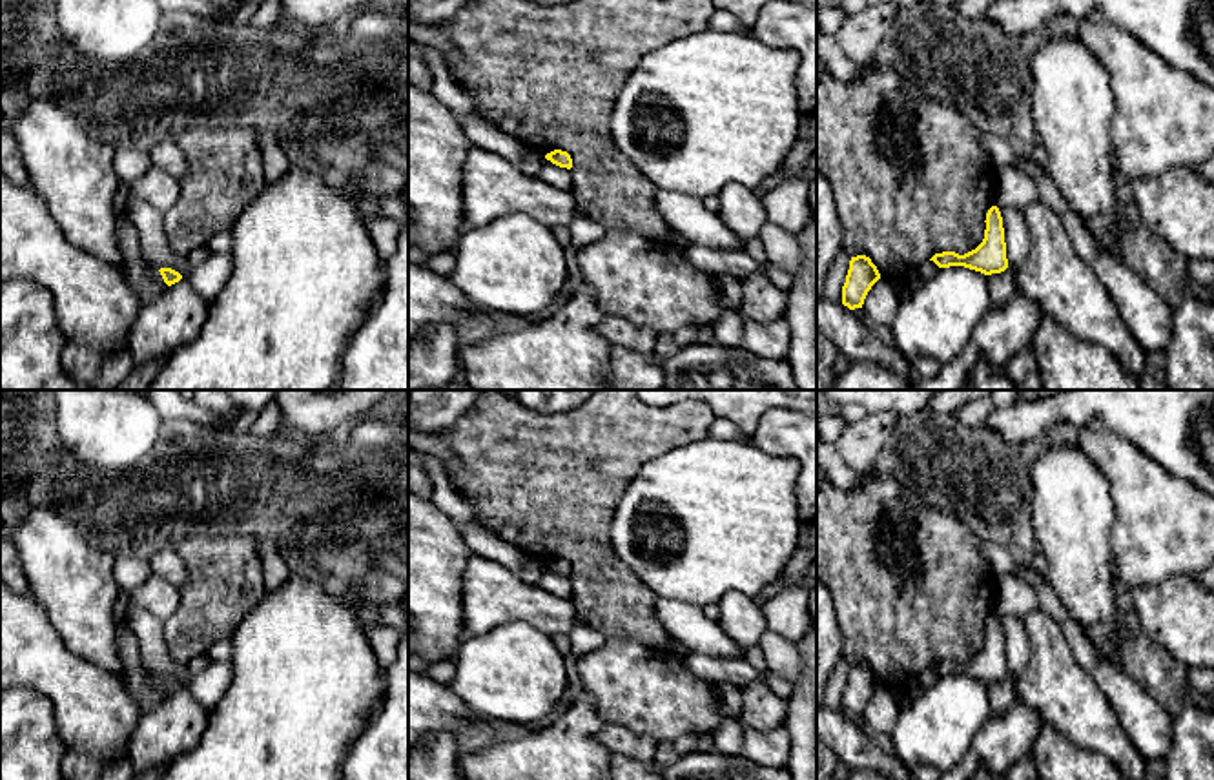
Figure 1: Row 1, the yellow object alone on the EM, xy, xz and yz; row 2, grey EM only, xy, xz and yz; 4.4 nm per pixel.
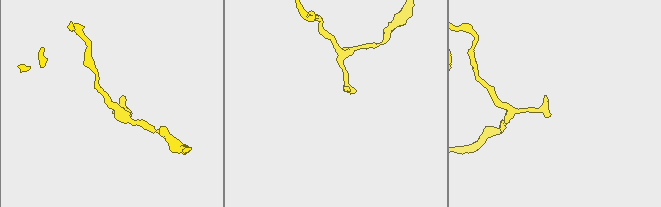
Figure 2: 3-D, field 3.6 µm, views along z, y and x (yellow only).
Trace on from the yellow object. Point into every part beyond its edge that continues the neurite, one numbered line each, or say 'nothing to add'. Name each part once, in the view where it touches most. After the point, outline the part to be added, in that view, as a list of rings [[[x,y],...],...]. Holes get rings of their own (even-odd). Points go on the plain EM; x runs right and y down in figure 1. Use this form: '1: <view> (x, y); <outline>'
nothing to add

